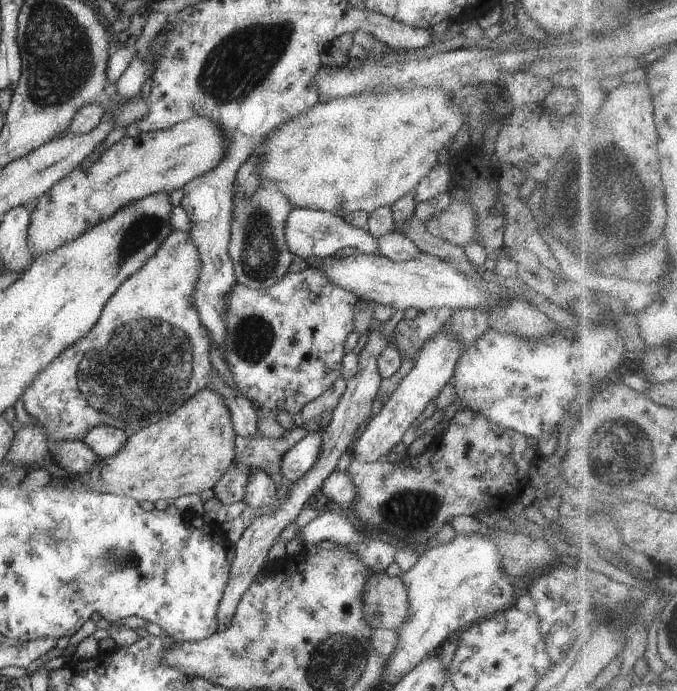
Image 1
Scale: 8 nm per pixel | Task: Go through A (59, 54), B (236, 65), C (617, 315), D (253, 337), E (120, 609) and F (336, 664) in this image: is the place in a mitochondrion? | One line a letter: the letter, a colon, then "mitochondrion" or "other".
A: mitochondrion
B: mitochondrion
C: other
D: mitochondrion
E: other
F: mitochondrion

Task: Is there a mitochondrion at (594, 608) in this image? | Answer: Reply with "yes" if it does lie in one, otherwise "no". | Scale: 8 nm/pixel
yes

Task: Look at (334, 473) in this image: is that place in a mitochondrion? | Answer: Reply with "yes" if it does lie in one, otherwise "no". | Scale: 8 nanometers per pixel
no

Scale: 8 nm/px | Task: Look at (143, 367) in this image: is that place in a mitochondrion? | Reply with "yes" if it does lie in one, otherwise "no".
yes

